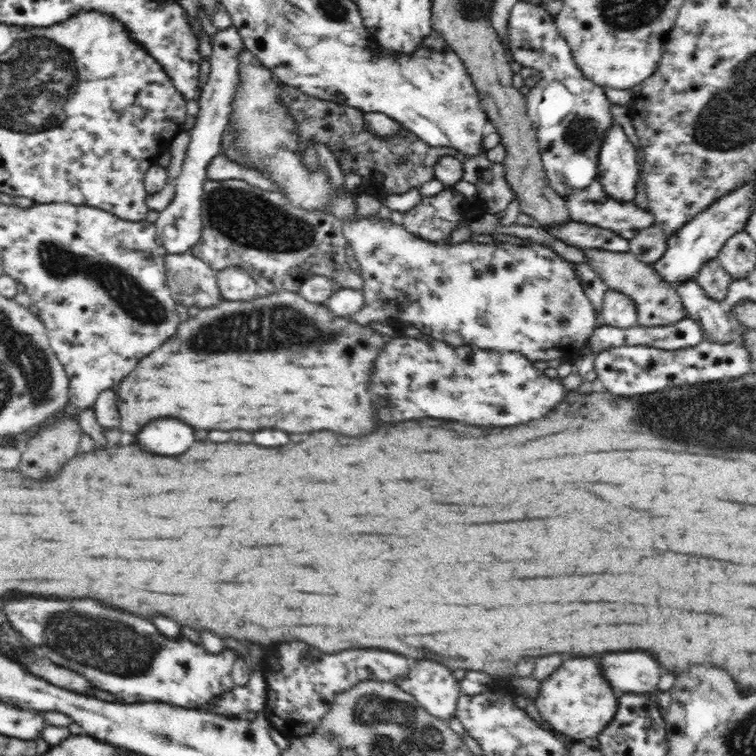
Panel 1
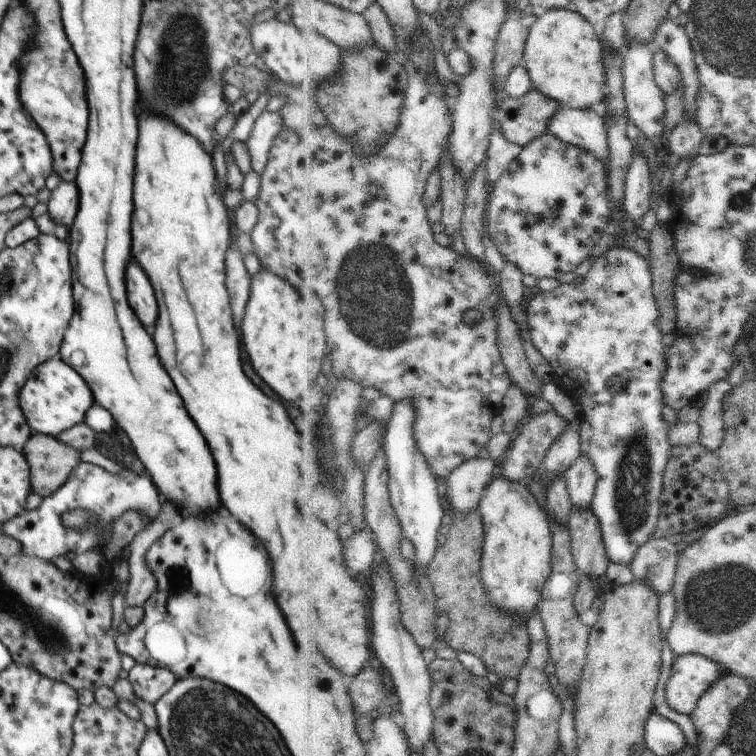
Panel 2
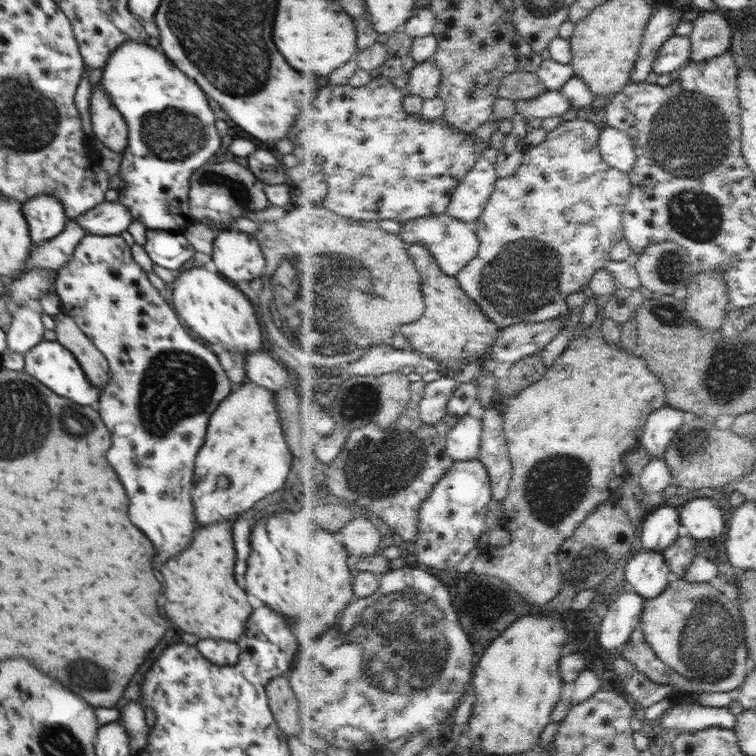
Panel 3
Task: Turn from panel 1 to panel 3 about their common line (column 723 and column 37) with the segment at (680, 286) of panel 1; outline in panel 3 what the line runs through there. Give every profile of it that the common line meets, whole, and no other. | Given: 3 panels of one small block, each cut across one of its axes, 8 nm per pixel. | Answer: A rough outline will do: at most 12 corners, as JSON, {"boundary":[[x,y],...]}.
{"boundary":[[35,303],[11,311],[7,347],[26,354],[44,338]]}

